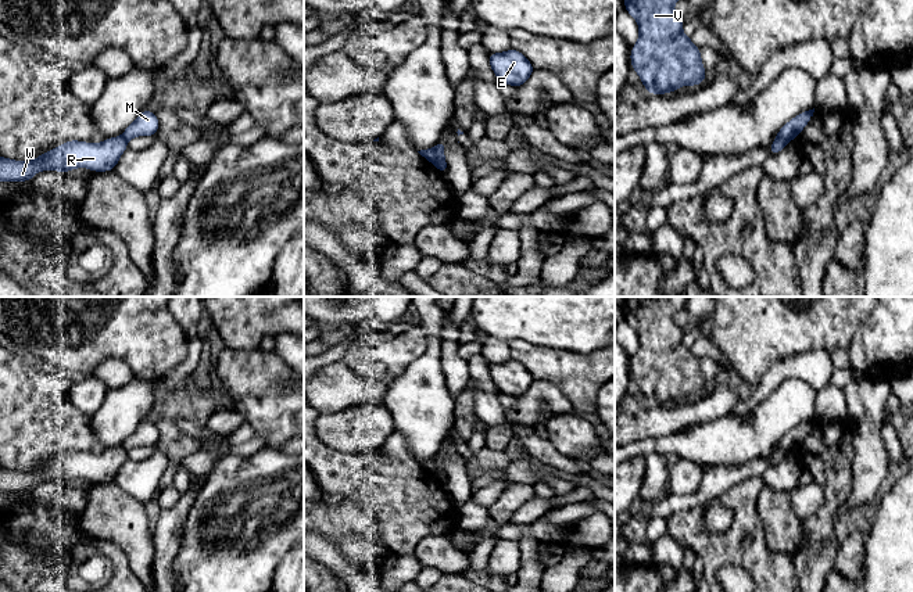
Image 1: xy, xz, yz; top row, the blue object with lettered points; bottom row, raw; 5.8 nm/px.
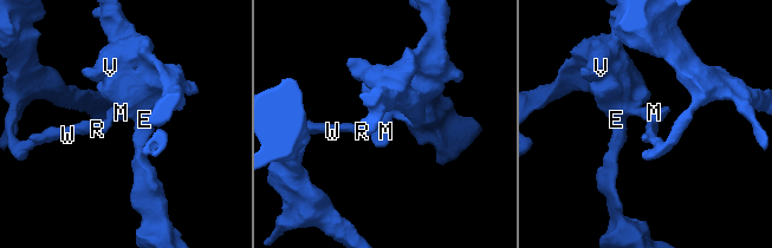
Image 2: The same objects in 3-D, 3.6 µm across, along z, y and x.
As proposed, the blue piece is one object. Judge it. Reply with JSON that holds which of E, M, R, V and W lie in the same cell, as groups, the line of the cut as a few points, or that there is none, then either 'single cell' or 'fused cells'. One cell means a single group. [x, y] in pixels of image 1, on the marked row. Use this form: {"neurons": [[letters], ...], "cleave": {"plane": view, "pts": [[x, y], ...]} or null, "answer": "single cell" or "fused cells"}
{"neurons": [["E", "M", "V"], ["R", "W"]], "cleave": {"plane": "xz", "pts": [[434, 147], [434, 155], [430, 161]]}, "answer": "fused cells"}

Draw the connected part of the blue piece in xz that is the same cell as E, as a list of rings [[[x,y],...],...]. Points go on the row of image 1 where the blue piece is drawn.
[[[515,49],[504,53],[490,53],[488,64],[500,80],[500,83],[520,87],[534,72],[533,64],[529,58]]]

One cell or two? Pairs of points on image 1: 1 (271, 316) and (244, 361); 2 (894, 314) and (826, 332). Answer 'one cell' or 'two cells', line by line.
1: two cells
2: two cells

